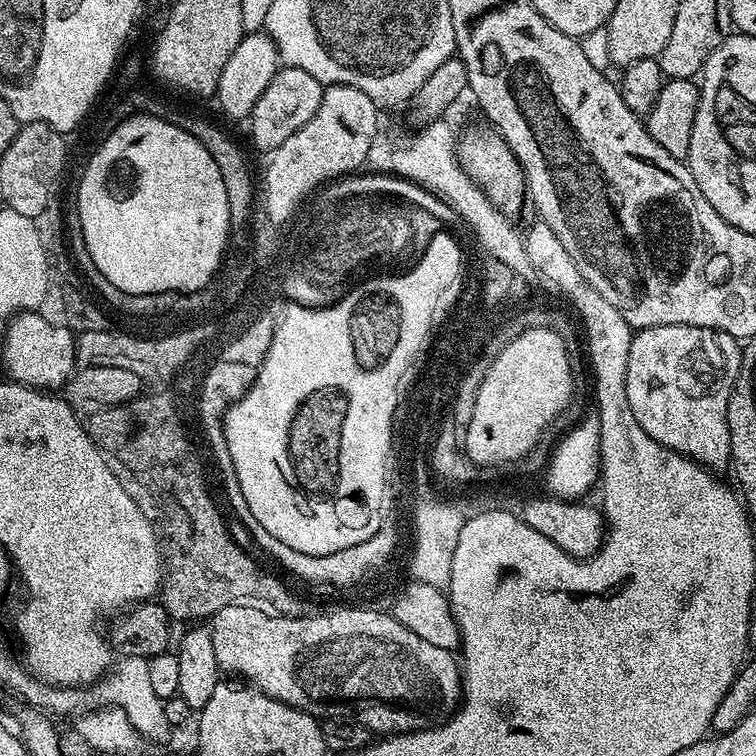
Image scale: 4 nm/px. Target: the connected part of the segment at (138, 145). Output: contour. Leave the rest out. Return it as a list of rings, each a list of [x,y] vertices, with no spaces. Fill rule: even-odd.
[[[133,114],[121,121],[109,136],[99,141],[97,148],[100,149],[89,158],[88,165],[83,166],[82,173],[86,179],[80,187],[82,227],[88,231],[89,249],[96,255],[96,264],[104,268],[105,278],[114,286],[118,286],[118,290],[149,291],[161,286],[176,286],[182,293],[198,292],[207,289],[213,283],[229,247],[231,222],[225,183],[222,182],[217,163],[210,158],[206,146],[198,138],[190,135],[186,129],[172,124],[168,118],[159,120],[158,117],[150,115]]]

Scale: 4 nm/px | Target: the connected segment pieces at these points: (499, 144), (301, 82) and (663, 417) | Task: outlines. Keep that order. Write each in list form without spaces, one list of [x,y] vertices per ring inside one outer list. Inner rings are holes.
[[[488,126],[483,127],[468,128],[461,136],[459,133],[456,158],[464,167],[464,173],[480,187],[486,198],[490,198],[492,205],[505,216],[516,218],[516,215],[523,210],[524,204],[526,208],[524,169],[499,132]]]
[[[284,66],[276,71],[274,78],[270,78],[270,86],[262,90],[262,98],[258,98],[250,117],[253,146],[261,148],[264,154],[270,154],[282,146],[290,134],[302,130],[302,126],[314,118],[314,110],[318,110],[318,102],[322,102],[324,89],[325,85],[320,84],[318,78],[306,74],[306,70]]]
[[[650,326],[633,335],[628,365],[624,367],[628,409],[634,418],[664,448],[689,456],[709,470],[727,469],[732,459],[728,403],[740,373],[741,341],[717,328],[702,326]]]

